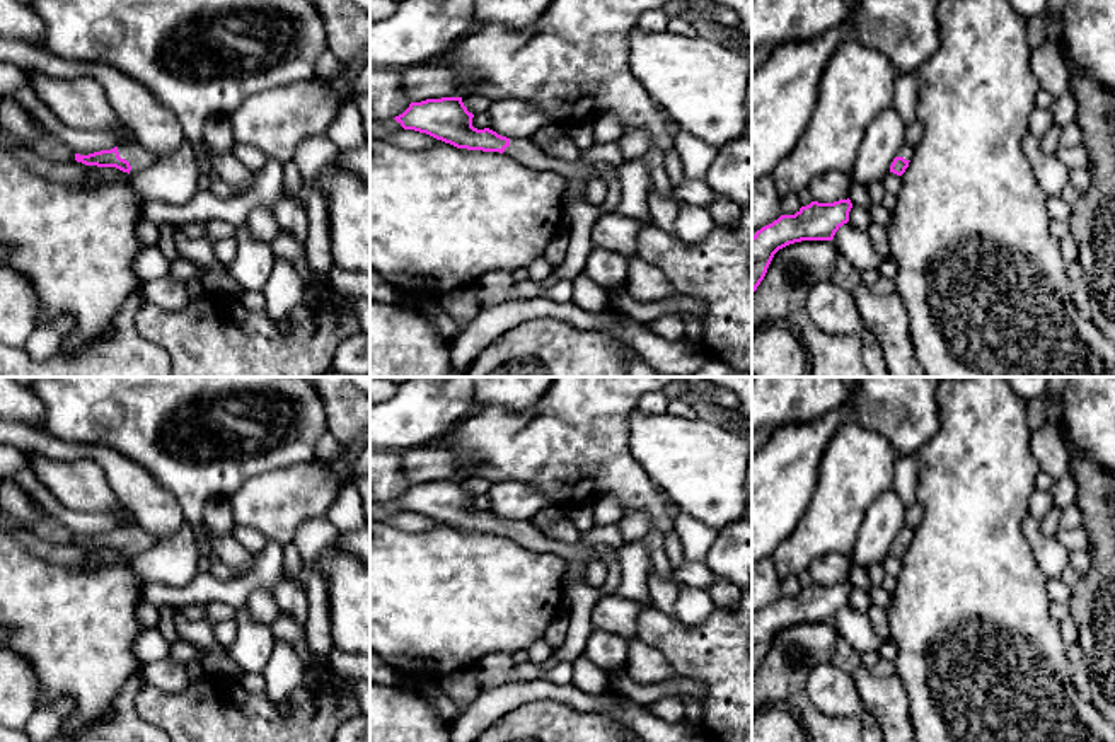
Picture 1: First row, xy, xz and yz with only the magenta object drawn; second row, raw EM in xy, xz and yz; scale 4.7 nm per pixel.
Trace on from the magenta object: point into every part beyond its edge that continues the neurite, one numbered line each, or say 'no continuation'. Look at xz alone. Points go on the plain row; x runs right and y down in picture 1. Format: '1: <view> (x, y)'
1: xz (524, 533)

